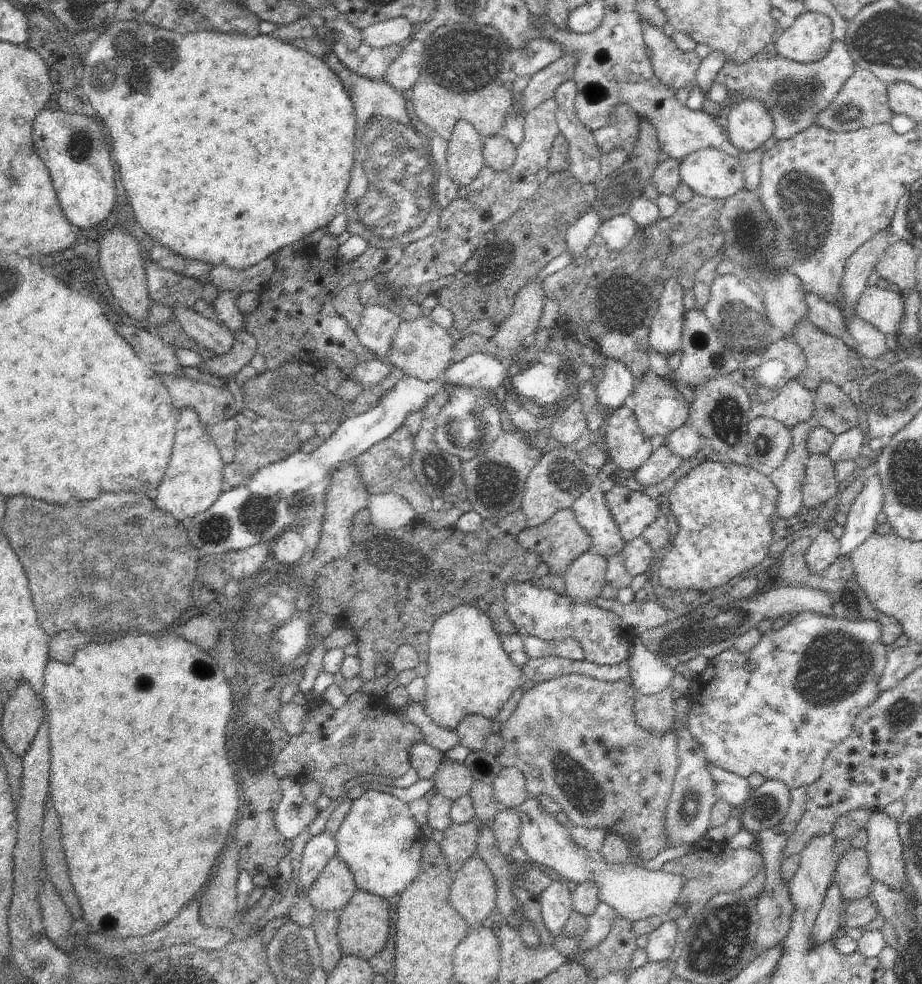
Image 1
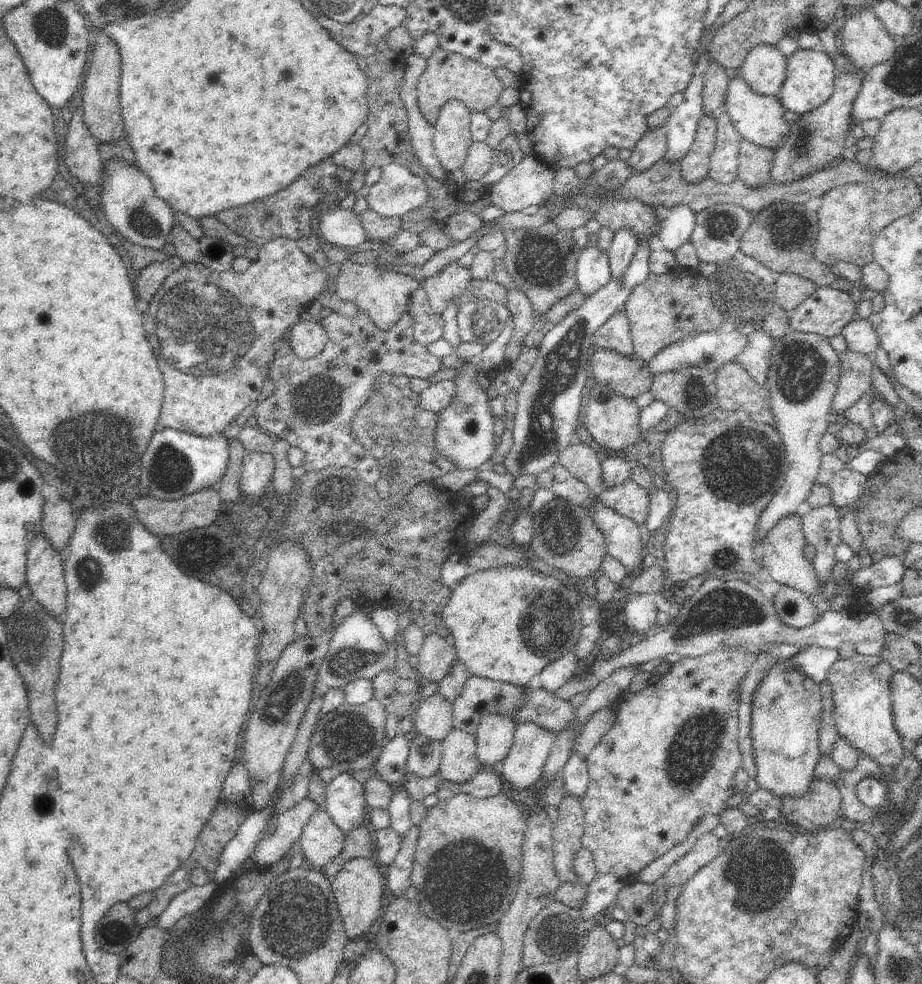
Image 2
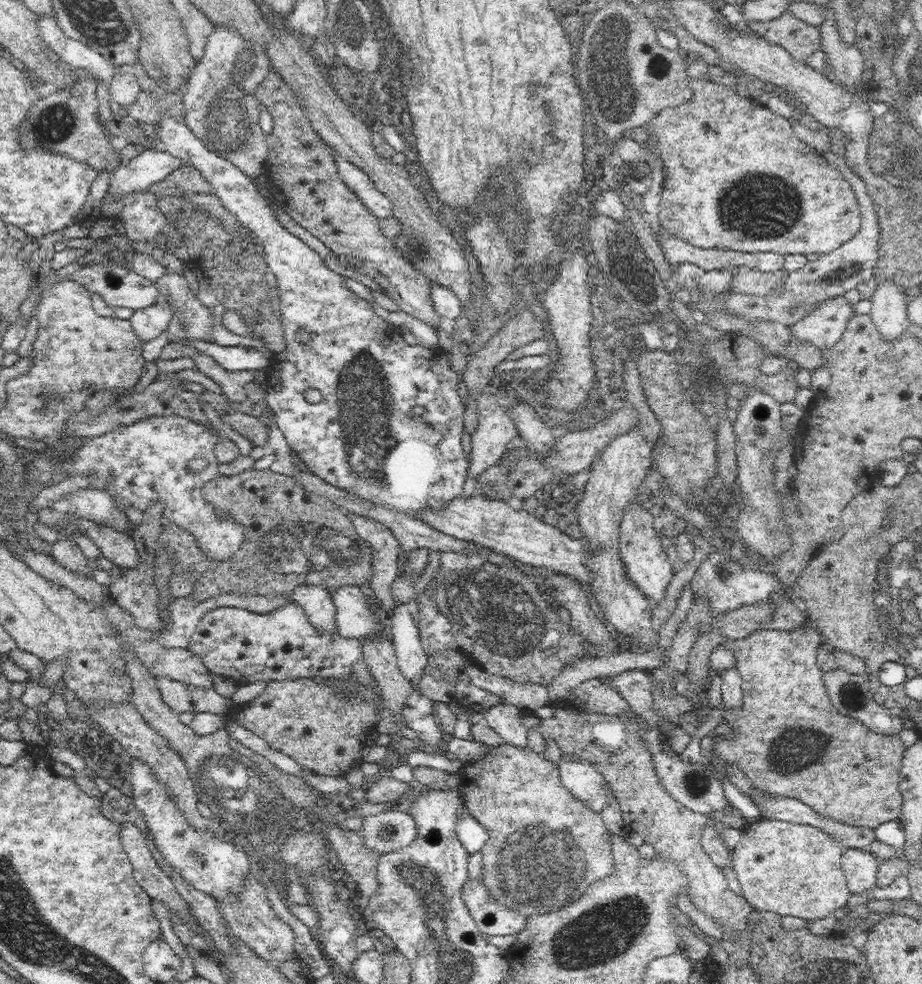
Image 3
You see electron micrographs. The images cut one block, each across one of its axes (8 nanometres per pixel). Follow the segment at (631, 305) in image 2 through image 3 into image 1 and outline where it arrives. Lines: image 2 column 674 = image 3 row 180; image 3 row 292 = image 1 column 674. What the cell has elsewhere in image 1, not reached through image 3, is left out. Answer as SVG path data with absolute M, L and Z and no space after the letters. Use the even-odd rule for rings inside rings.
M651 369L644 375L644 378L635 383L635 409L634 414L642 432L652 438L652 436L664 436L665 438L687 424L690 420L690 406L677 389L665 382L666 377L656 376Z

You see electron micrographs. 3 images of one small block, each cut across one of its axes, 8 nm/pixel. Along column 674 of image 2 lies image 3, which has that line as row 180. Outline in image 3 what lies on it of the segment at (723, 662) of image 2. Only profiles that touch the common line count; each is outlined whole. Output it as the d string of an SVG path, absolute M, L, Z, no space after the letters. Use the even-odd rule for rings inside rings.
M690 80L690 89L692 89L692 100L686 104L680 104L676 108L668 109L665 113L660 113L656 118L650 120L646 127L649 135L656 137L656 144L660 150L663 167L663 185L661 191L661 200L659 204L660 213L656 221L660 223L668 233L683 238L692 246L700 248L723 247L732 250L741 250L742 252L777 252L786 254L804 254L810 258L821 256L827 252L836 250L845 242L856 236L860 230L860 207L856 195L846 178L843 177L841 170L828 163L823 154L818 153L816 149L811 148L802 142L794 132L792 125L784 116L773 114L769 109L752 102L748 98L742 98L735 92L734 88L728 88L707 80Z

